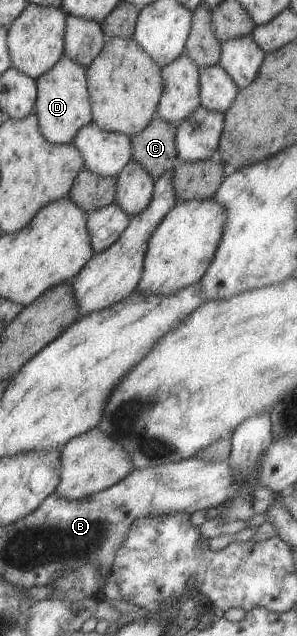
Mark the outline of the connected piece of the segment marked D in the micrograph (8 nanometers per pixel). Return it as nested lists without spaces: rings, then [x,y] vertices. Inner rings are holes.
[[[63,54],[49,71],[35,80],[38,91],[35,113],[43,137],[54,144],[66,144],[73,141],[76,133],[92,121],[92,103],[86,67],[67,54]]]

